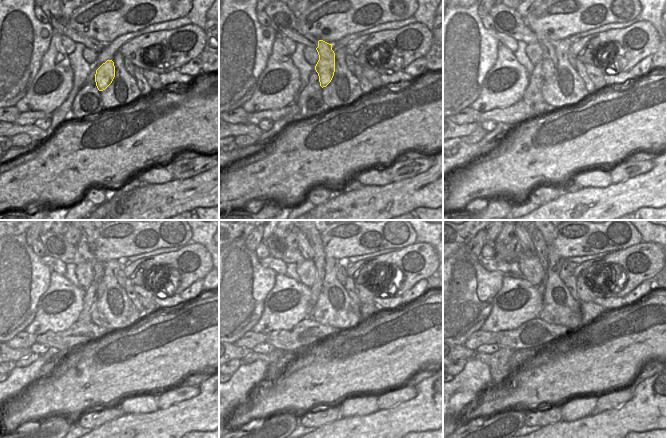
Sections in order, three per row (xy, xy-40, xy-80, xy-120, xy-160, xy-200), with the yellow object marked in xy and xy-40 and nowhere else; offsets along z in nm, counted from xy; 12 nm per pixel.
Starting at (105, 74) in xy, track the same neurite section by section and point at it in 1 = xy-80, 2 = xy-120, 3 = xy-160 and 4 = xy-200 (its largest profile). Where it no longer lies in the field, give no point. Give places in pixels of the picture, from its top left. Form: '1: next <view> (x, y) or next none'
1: next xy-80 (549, 59)
2: next xy-120 (82, 247)
3: next xy-160 (304, 247)
4: next xy-200 (528, 248)

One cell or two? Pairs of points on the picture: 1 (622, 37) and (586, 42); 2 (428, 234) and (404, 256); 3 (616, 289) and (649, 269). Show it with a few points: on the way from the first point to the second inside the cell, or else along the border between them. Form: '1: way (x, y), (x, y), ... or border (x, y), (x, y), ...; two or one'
1: way (613, 36), (595, 38); one
2: border (416, 241), (428, 243), (432, 246); two
3: way (624, 289), (641, 274); one

